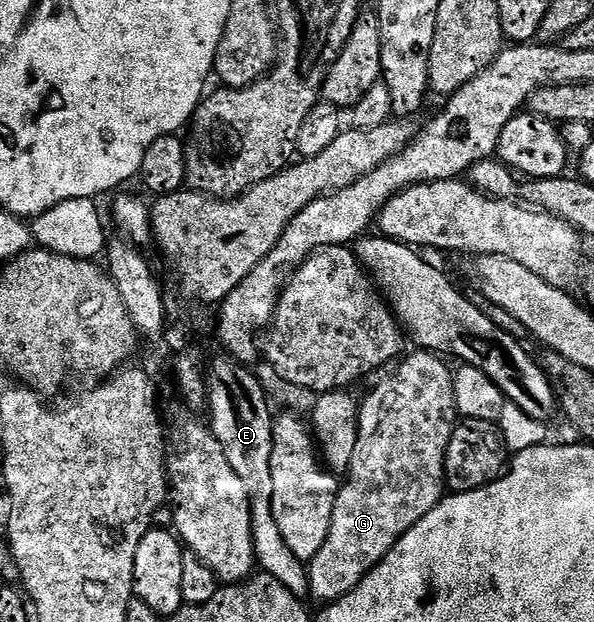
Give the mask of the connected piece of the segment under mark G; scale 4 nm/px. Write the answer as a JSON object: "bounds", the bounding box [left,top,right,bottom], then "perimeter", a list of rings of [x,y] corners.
{"bounds":[307,349,459,601],"perimeter":[[[424,349],[414,350],[414,355],[406,354],[404,358],[396,364],[397,372],[390,379],[385,379],[369,396],[359,403],[357,413],[357,440],[355,441],[355,453],[351,457],[351,465],[347,469],[349,480],[340,484],[337,497],[333,501],[333,516],[329,525],[329,532],[323,541],[323,545],[319,549],[319,553],[315,553],[315,557],[308,560],[307,570],[309,573],[309,590],[312,598],[325,599],[324,601],[336,601],[345,595],[348,591],[353,591],[361,584],[361,580],[384,559],[388,551],[397,544],[397,540],[402,535],[406,535],[413,526],[423,518],[427,513],[431,513],[431,509],[435,509],[435,505],[441,502],[446,494],[445,485],[445,454],[447,453],[447,445],[451,441],[451,433],[459,422],[457,413],[457,402],[455,401],[455,393],[453,392],[453,376],[454,372],[449,371],[449,367],[444,363],[440,354]]]}

